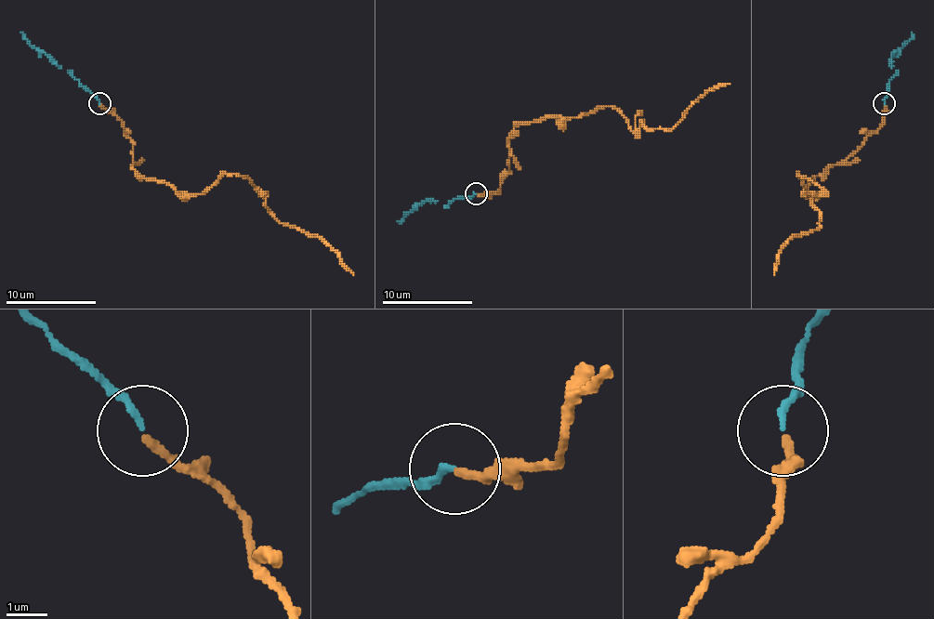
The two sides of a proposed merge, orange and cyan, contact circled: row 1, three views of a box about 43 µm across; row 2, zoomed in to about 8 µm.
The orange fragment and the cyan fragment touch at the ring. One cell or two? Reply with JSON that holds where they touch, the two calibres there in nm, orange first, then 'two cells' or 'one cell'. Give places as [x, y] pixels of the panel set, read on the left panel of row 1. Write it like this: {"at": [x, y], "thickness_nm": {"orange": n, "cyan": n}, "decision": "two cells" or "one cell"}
{"at": [99, 103], "thickness_nm": {"orange": 200, "cyan": 150}, "decision": "one cell"}

